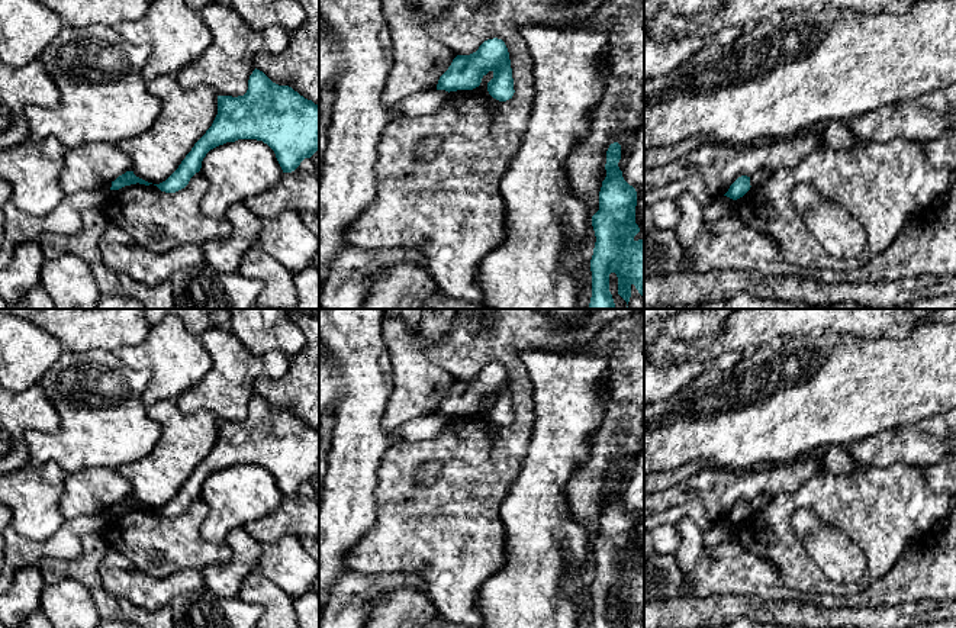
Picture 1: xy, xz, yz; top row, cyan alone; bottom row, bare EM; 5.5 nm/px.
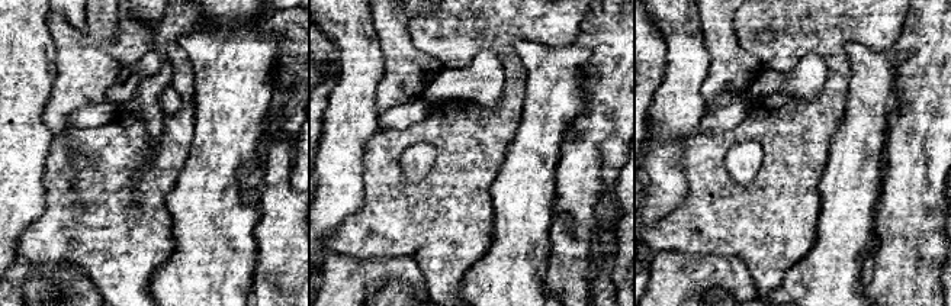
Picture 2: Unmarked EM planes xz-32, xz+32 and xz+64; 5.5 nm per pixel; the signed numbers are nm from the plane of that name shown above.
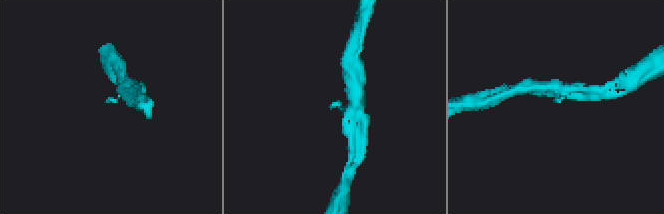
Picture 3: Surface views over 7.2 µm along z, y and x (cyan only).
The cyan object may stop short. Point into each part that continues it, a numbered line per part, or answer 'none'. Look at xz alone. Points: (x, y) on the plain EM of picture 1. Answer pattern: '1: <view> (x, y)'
none

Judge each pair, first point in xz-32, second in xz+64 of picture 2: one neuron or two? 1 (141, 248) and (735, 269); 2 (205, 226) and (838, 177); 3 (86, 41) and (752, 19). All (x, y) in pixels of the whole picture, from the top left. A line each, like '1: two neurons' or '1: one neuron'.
1: two neurons
2: one neuron
3: two neurons

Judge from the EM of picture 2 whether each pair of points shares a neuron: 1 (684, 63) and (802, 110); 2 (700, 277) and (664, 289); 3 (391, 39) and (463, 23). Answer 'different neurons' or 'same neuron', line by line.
1: same neuron
2: same neuron
3: different neurons

